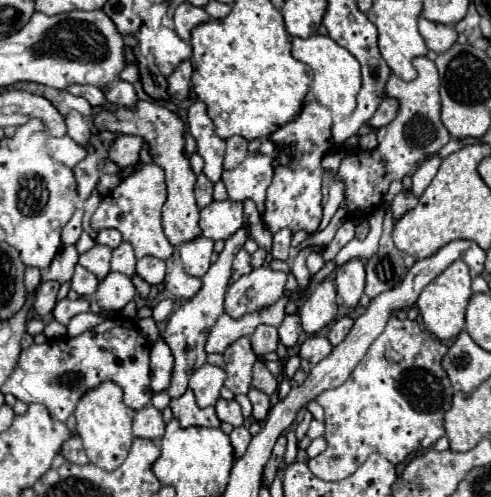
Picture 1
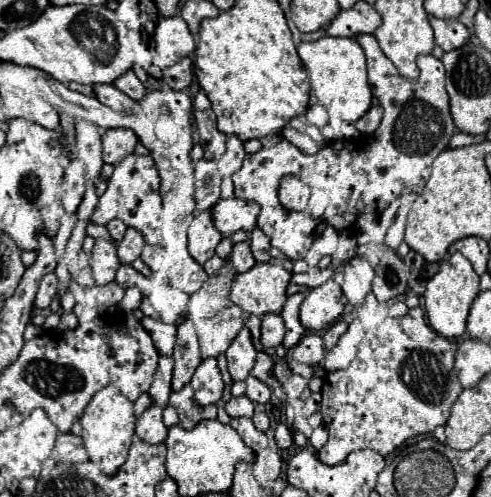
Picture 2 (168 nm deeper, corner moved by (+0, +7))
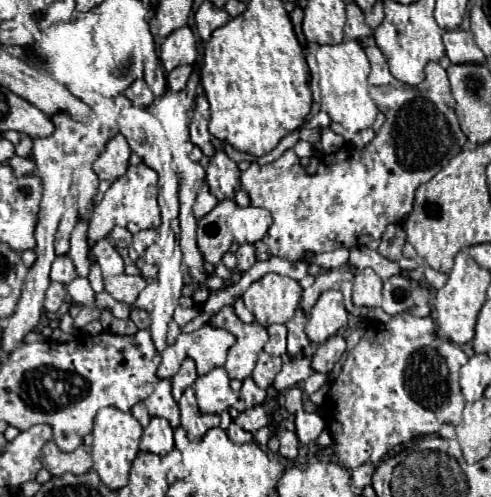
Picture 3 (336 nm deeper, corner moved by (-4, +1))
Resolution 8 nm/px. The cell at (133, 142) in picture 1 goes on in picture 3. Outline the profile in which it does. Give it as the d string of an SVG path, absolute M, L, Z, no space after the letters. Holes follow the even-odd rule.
M114 135L108 143L106 149L100 153L100 157L92 163L96 175L106 181L116 181L122 177L128 169L128 159L130 159L130 147L124 135Z

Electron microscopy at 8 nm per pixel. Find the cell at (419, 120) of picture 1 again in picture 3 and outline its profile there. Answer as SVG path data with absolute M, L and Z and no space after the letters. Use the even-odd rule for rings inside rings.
M370 35L360 39L360 45L364 47L366 57L372 65L372 71L368 75L370 97L374 99L376 107L386 115L386 121L376 133L376 137L364 149L346 147L332 155L324 155L314 175L308 175L306 169L300 165L298 155L288 149L278 161L272 161L268 165L252 163L240 177L242 189L246 189L246 193L250 195L250 205L264 207L272 213L274 221L266 231L264 243L268 245L270 253L280 259L300 261L314 253L326 253L340 247L356 247L366 235L378 239L388 223L402 221L412 211L416 189L428 179L432 179L448 159L462 151L466 143L466 135L462 133L454 115L454 97L450 93L446 69L442 69L438 63L428 63L426 79L418 87L404 87L412 91L398 93L398 81L392 77L388 59L380 51L380 47L376 47L374 37Z

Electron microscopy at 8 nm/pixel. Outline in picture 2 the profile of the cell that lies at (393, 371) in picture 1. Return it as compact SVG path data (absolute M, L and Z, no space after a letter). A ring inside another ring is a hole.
M422 307L410 309L404 317L388 317L380 327L368 331L358 347L356 359L346 369L328 371L324 375L320 413L324 417L324 427L328 429L330 439L318 451L318 459L326 465L338 465L358 449L372 449L386 457L406 439L432 433L436 427L446 425L450 407L462 391L458 377L452 371L454 355L456 345L426 323Z

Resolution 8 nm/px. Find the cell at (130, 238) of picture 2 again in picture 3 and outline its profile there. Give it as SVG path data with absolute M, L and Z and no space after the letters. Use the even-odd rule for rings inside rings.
M148 229L148 231L138 231L138 233L134 235L132 247L136 249L138 257L142 257L142 255L144 255L144 251L146 251L146 249L148 249L154 241L156 241L156 231L154 231L154 229Z

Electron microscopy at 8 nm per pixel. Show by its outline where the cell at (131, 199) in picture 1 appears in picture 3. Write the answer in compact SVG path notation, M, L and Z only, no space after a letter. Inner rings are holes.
M130 165L128 171L116 179L110 189L104 193L104 199L96 205L90 229L88 229L88 243L94 245L98 239L110 235L114 225L126 227L130 233L138 233L142 229L158 229L160 227L160 207L158 207L158 175L148 165Z

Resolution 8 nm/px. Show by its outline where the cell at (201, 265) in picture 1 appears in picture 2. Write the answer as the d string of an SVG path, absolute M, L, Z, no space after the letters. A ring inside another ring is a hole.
M198 211L192 217L192 221L188 223L186 237L188 237L188 253L200 265L204 265L214 255L214 249L222 239L218 229L212 225L210 211Z

